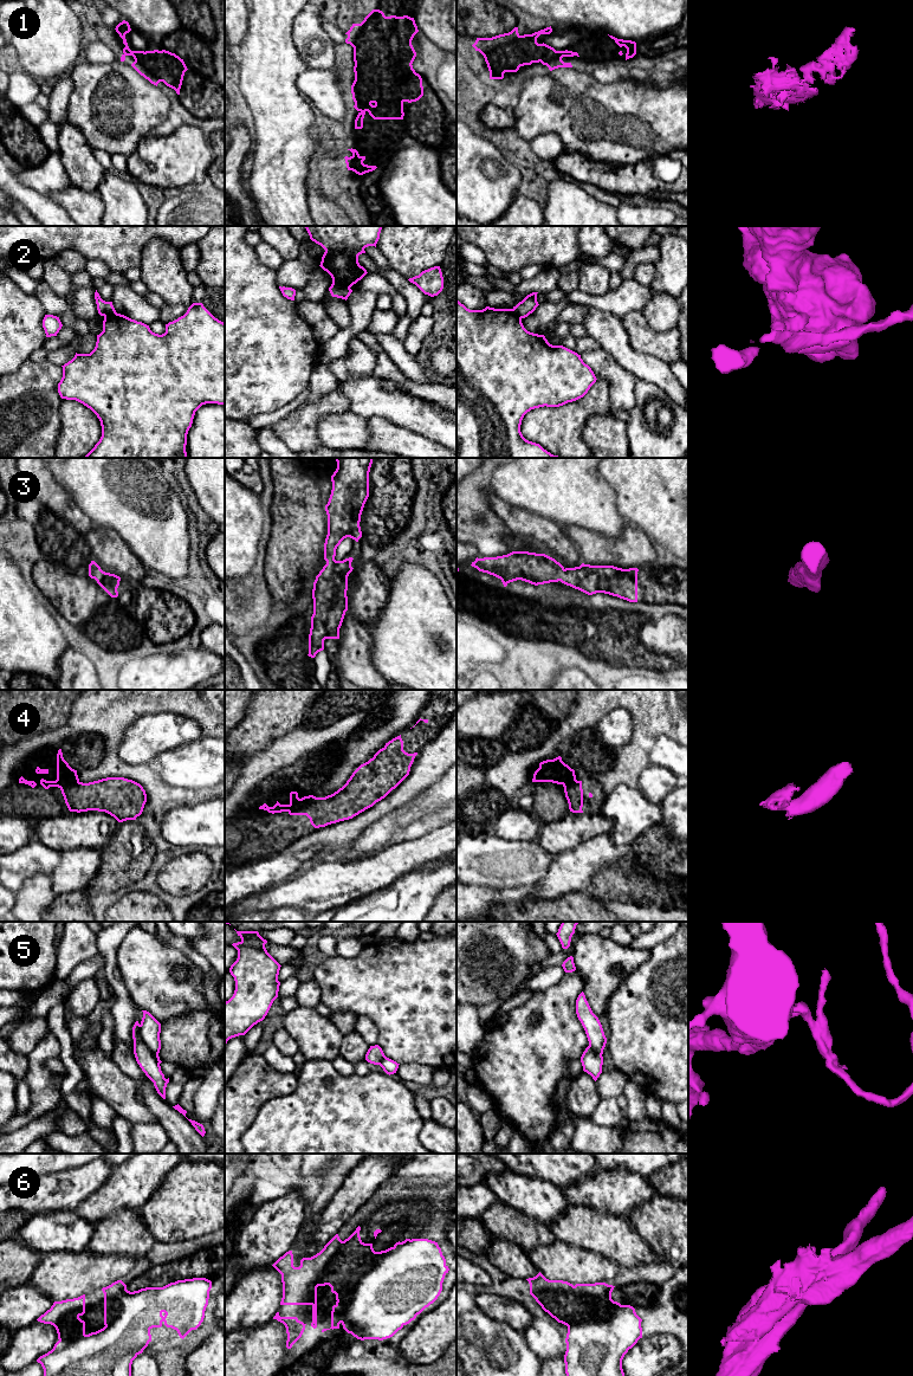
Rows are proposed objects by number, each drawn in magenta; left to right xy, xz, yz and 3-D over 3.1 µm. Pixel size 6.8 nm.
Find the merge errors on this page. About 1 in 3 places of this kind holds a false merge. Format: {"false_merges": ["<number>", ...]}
{"false_merges": ["2", "4", "5", "6"]}

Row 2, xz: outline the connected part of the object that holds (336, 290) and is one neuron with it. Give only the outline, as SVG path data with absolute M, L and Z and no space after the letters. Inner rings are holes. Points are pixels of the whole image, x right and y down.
M332 283L331 286L329 288L329 291L332 297L342 298L342 299L348 299L352 290L348 286L339 285L337 283Z

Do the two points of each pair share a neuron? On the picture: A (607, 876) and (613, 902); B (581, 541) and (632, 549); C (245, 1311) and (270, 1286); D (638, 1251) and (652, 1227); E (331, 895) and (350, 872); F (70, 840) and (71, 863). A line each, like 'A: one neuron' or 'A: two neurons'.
A: one neuron
B: one neuron
C: one neuron
D: two neurons
E: one neuron
F: two neurons

